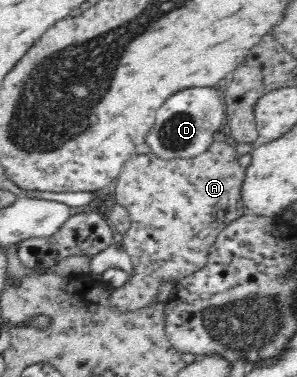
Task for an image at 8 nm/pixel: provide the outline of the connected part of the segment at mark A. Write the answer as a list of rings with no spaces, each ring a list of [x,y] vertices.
[[[212,141],[205,151],[192,158],[162,159],[154,153],[135,154],[116,177],[115,202],[129,212],[130,228],[123,234],[123,246],[130,255],[133,275],[124,285],[111,292],[110,305],[116,311],[133,311],[154,302],[160,294],[162,282],[176,285],[178,280],[194,274],[206,266],[209,248],[216,237],[234,219],[247,213],[243,205],[241,186],[245,168],[236,153],[236,147],[226,142]]]

